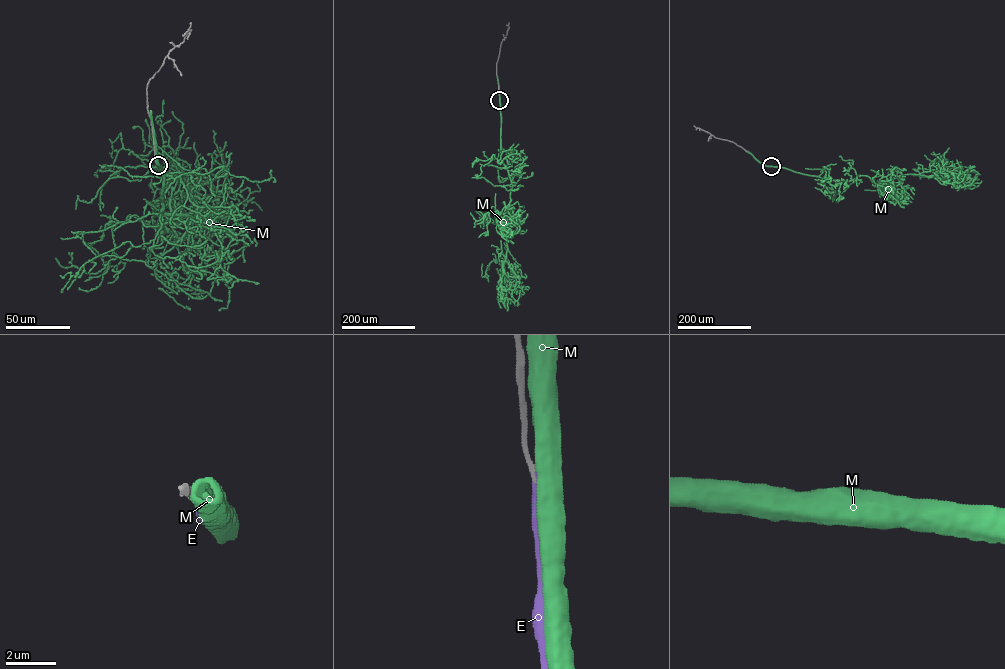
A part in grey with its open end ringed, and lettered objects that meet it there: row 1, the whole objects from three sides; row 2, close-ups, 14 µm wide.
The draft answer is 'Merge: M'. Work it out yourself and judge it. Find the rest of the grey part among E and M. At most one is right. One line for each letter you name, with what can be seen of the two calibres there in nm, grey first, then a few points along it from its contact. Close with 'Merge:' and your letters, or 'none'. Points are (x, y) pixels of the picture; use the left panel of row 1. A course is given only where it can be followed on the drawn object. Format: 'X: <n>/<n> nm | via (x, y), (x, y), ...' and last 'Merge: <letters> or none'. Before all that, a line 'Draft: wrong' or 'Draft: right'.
Draft: wrong
E: 240/240 nm
Merge: E

